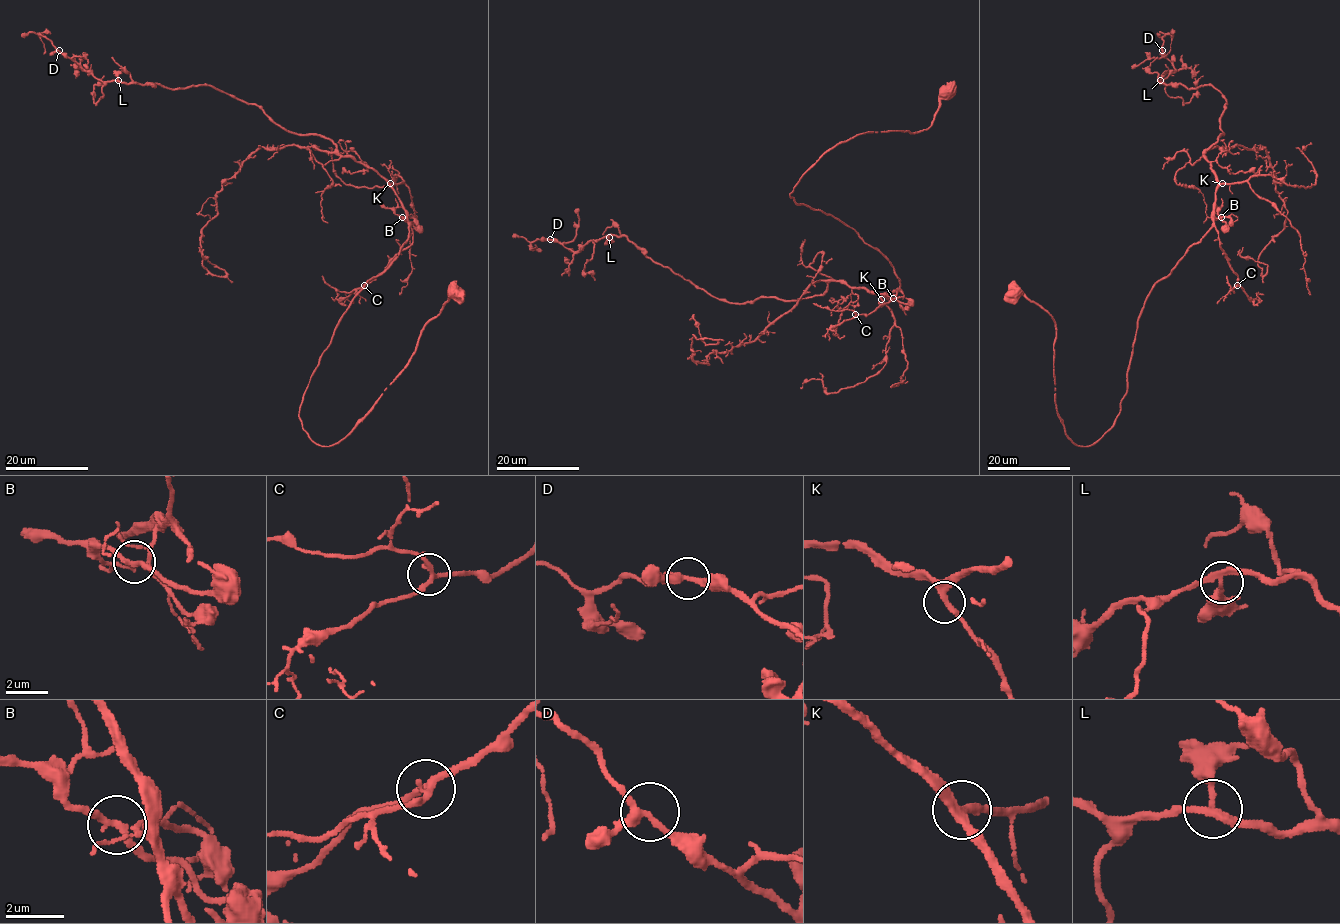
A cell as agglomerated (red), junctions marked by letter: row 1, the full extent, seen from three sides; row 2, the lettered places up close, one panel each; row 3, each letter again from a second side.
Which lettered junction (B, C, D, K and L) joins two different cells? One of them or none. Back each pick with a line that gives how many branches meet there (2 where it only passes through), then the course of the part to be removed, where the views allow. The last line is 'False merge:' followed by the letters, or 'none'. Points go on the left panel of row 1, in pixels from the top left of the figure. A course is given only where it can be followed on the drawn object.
B: branches 4; course (402, 216), (379, 203)
False merge: B

